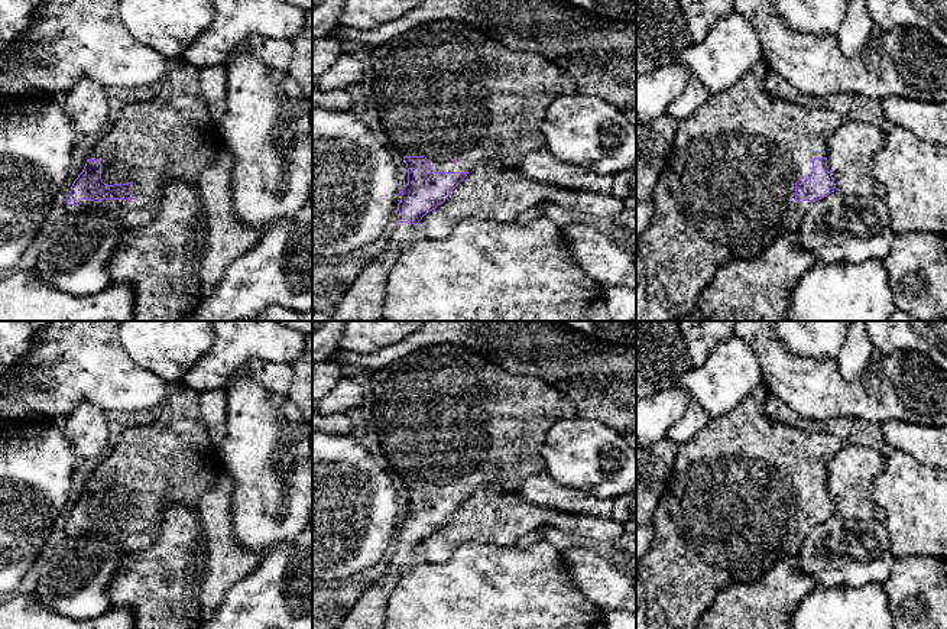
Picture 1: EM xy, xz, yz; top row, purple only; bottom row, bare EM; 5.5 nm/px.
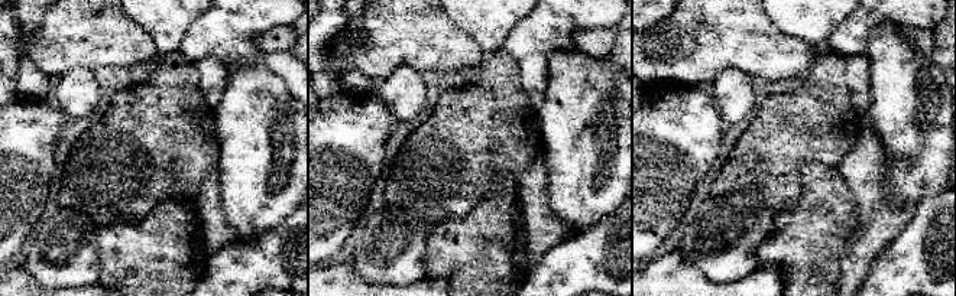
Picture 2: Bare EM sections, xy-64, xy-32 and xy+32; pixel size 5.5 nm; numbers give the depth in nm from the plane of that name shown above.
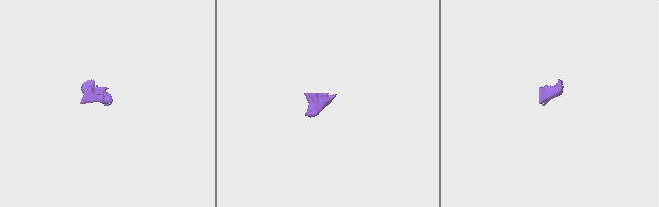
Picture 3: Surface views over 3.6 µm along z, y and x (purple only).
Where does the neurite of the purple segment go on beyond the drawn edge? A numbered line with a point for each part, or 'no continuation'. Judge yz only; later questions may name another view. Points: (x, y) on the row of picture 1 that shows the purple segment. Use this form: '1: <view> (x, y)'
1: yz (727, 188)

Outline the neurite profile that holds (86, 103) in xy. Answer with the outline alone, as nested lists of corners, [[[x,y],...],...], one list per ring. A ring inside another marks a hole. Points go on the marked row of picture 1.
[[[91,78],[80,80],[59,100],[80,136],[95,133],[108,120],[110,106],[106,87]]]

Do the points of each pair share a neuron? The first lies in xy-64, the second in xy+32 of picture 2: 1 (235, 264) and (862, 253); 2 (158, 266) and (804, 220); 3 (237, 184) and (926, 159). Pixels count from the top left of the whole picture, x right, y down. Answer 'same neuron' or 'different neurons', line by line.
1: different neurons
2: same neuron
3: same neuron

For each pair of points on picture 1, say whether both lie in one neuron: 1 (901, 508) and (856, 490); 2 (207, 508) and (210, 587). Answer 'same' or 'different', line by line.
1: different
2: same

